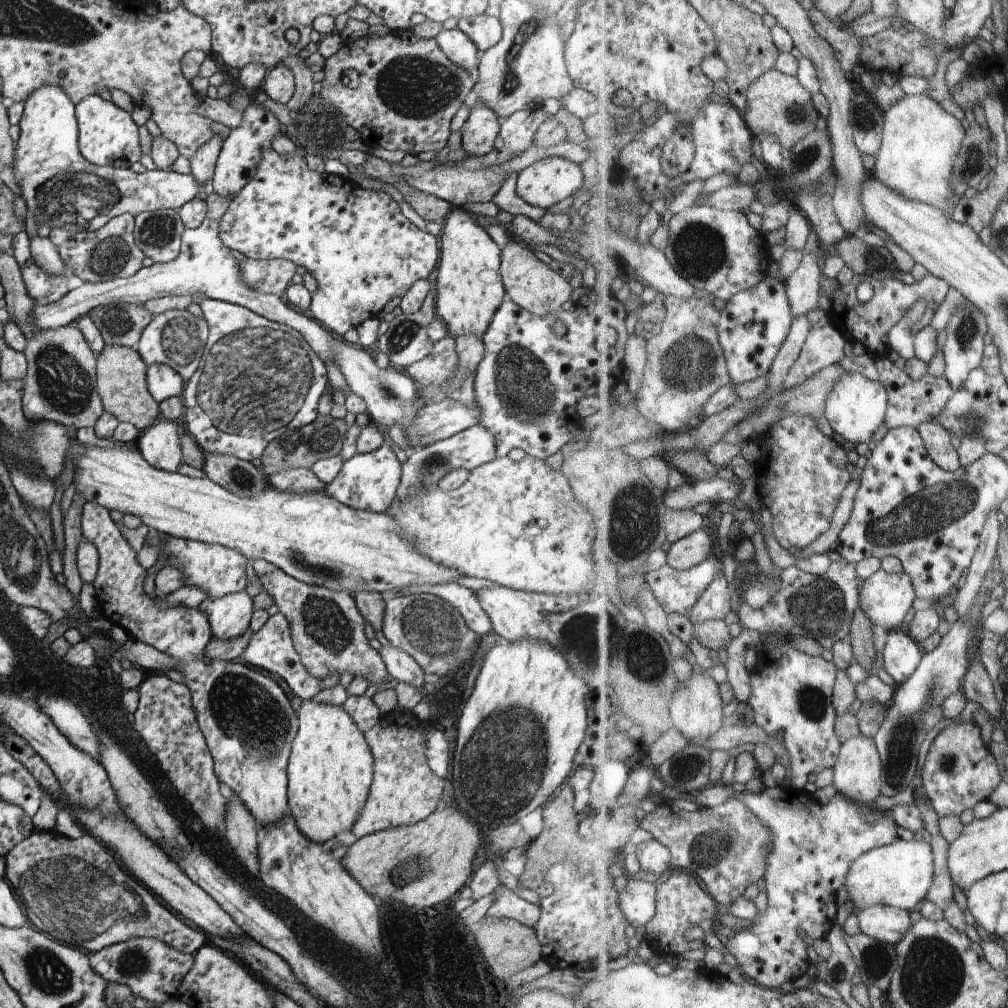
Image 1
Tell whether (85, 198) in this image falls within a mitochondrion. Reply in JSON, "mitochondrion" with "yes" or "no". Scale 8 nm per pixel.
{"mitochondrion":"yes"}

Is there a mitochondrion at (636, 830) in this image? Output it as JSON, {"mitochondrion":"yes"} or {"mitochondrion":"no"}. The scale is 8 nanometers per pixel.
{"mitochondrion":"no"}

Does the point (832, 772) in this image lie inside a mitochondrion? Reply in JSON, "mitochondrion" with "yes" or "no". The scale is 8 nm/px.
{"mitochondrion":"no"}

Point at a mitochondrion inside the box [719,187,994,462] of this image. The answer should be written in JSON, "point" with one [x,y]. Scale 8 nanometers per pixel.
{"point":[966,331]}

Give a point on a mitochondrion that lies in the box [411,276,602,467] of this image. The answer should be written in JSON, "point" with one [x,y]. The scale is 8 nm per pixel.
{"point":[520,383]}

